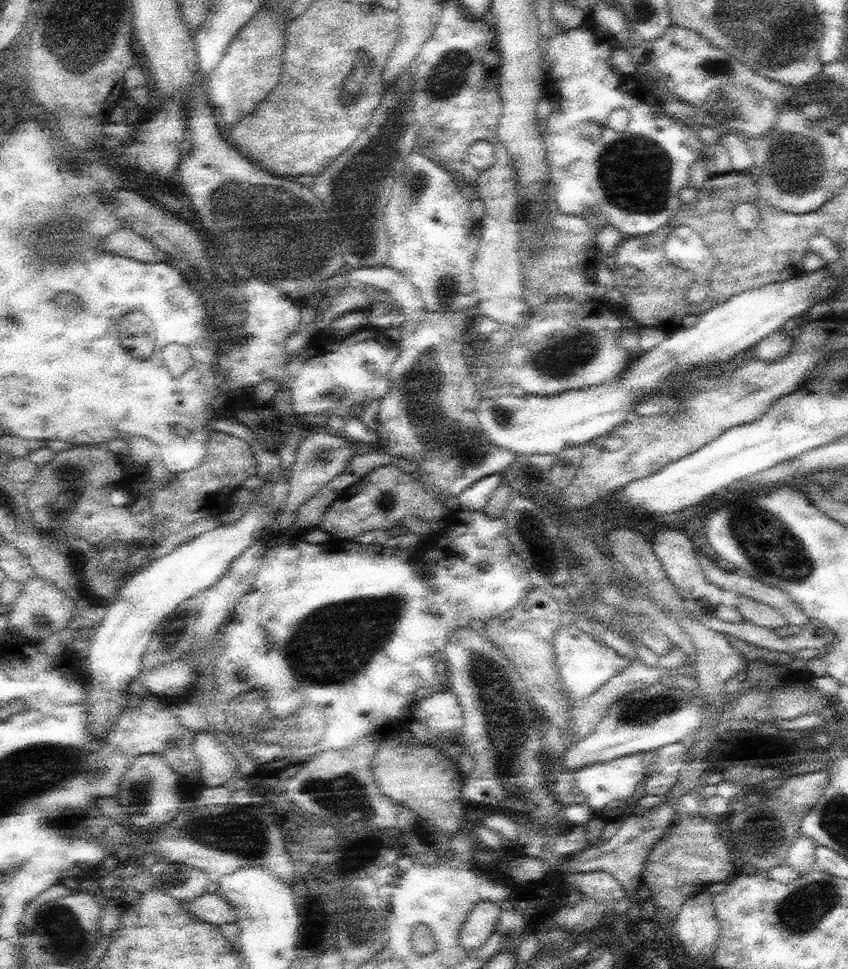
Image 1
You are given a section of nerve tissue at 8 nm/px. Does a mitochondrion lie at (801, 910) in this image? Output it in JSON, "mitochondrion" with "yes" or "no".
{"mitochondrion":"yes"}

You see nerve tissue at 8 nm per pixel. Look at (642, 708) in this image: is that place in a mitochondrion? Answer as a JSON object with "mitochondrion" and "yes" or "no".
{"mitochondrion":"yes"}

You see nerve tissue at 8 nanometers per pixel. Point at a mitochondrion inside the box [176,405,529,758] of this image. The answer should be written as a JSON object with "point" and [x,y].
{"point":[336,640]}

